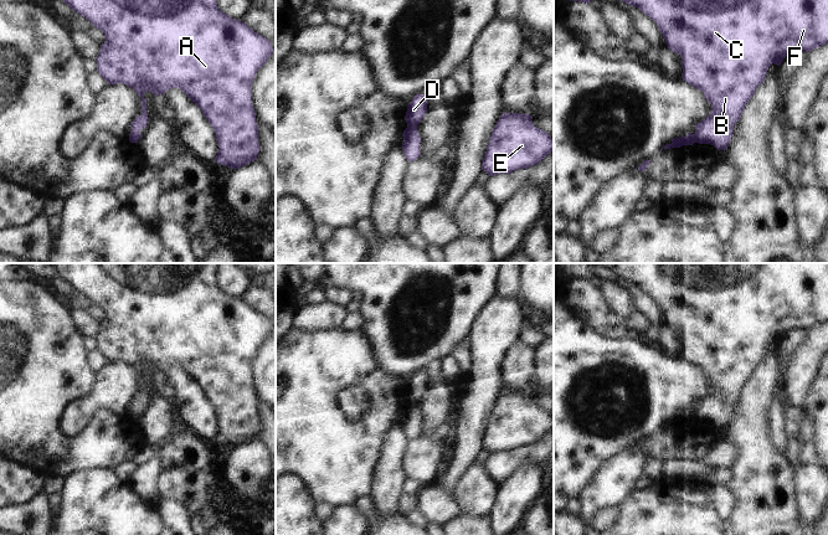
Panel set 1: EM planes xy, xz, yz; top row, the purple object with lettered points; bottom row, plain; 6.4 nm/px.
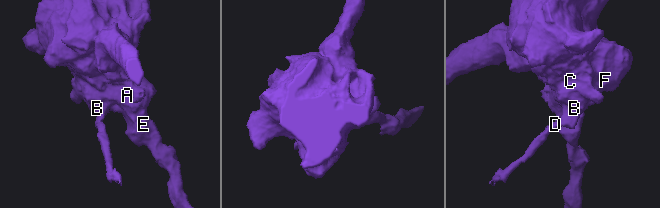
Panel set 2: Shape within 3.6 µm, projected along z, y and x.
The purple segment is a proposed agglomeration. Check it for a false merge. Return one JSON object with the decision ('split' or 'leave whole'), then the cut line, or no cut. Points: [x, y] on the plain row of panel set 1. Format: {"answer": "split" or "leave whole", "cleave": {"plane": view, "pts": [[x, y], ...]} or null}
{"answer": "split", "cleave": {"plane": "xz", "pts": [[407, 404], [416, 405]]}}

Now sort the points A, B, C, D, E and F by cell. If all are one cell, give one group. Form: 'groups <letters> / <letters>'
groups A B C E F / D

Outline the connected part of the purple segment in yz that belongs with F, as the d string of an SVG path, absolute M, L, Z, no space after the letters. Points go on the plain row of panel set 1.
M614 263L614 272L621 279L638 285L649 294L658 304L668 326L682 334L683 359L704 371L711 382L710 392L695 402L695 421L711 422L718 428L726 428L734 411L734 403L752 376L756 366L765 359L768 345L775 341L780 344L783 336L792 329L808 330L828 321L828 263Z

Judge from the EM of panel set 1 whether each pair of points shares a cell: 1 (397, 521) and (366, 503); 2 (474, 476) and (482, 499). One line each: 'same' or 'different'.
1: same
2: same

